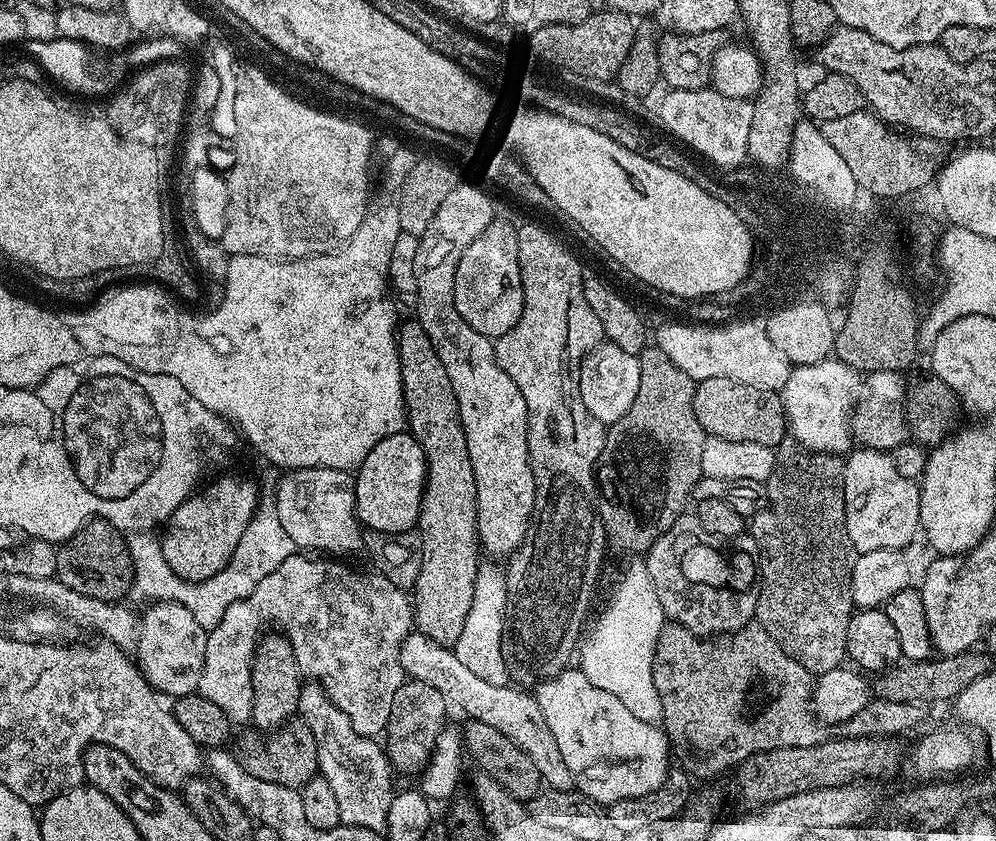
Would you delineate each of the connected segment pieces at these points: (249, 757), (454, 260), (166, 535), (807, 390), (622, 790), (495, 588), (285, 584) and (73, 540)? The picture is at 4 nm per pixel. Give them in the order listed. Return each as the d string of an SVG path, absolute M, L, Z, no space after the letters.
M293 719L267 734L249 731L241 734L240 741L234 747L235 758L246 774L254 774L254 778L262 778L262 782L274 782L293 790L303 789L305 784L317 779L320 770L318 746L314 746L314 734L310 734L310 726L303 720Z
M457 183L450 195L438 206L438 214L430 221L430 226L418 239L418 254L414 262L414 274L418 274L418 290L414 301L414 319L426 330L426 338L434 342L434 350L438 350L438 359L450 377L450 386L454 386L454 398L458 402L458 414L462 422L462 430L466 434L466 450L470 450L470 466L474 466L474 482L476 483L476 529L480 535L480 546L489 557L511 557L525 536L528 534L532 517L536 510L536 483L532 473L532 463L528 457L528 411L526 398L522 398L522 390L514 386L514 378L498 366L498 358L493 341L489 337L478 334L474 326L470 326L458 314L458 306L454 306L454 274L458 270L458 262L462 254L466 254L466 246L490 226L494 219L492 200L480 188L472 184Z
M220 476L205 492L197 491L183 500L168 517L160 536L162 554L170 570L192 584L218 574L230 562L238 542L242 542L257 503L257 481L243 480L240 476Z
M829 358L813 364L795 365L786 378L782 389L784 412L788 415L788 431L791 439L796 439L809 453L826 452L829 456L843 457L853 447L852 413L862 395L862 376L840 360Z
M569 666L557 676L543 681L535 689L534 695L542 710L542 718L546 718L546 726L550 726L550 734L554 734L554 742L558 742L562 762L566 762L566 770L570 770L580 795L587 796L595 804L607 806L626 798L650 794L667 780L670 741L663 727L634 718L634 714L630 714L630 710L626 710L626 706L622 706L614 694L598 690L598 686L594 686L579 667Z
M481 563L474 582L474 602L470 602L470 614L466 616L466 626L462 626L462 634L458 634L454 651L456 657L462 661L462 666L467 666L471 672L478 674L478 678L493 686L502 686L509 683L506 658L502 658L502 638L508 619L508 578L505 569L496 564L499 563Z
M297 554L286 558L286 562L282 562L282 566L278 566L278 570L274 570L274 574L266 574L266 578L262 578L262 582L258 582L258 586L254 586L254 590L249 596L244 600L231 604L222 614L218 626L214 626L208 632L204 673L200 679L198 692L199 695L210 698L210 702L214 702L214 706L219 706L222 714L226 714L226 718L232 721L233 725L244 726L249 723L252 714L252 688L249 680L250 661L256 655L257 645L260 644L262 637L265 635L266 631L264 631L264 628L268 628L272 623L276 623L281 628L279 631L292 644L294 658L301 673L307 679L309 676L310 679L324 684L320 685L323 691L329 699L333 700L340 707L342 714L346 714L346 718L350 718L350 726L354 726L354 730L358 730L358 734L376 738L379 737L379 732L381 735L387 729L388 719L390 718L390 706L394 706L394 694L398 694L398 690L406 679L404 667L400 661L400 651L402 650L402 642L414 628L414 604L405 589L394 586L394 582L390 582L385 576L379 575L372 570L369 570L369 572L355 572L354 569L347 568L344 564L347 563L337 562L332 558L313 558L308 554Z
M89 520L59 545L56 576L70 590L83 596L109 602L123 601L123 596L127 597L132 590L132 563L125 533L106 520Z

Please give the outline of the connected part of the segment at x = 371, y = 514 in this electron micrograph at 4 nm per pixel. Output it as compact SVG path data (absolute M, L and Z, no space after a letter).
M405 430L382 438L355 469L356 517L365 529L373 532L410 532L416 528L424 479L428 473L424 452L411 432Z

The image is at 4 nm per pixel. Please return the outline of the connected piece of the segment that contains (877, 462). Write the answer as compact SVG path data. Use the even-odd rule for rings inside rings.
M857 447L847 453L844 473L846 534L857 553L870 550L904 550L921 531L920 485L902 478L891 455L873 448Z

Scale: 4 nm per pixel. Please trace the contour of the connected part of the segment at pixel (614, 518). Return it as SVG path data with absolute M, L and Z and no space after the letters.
M655 346L645 348L640 353L639 358L640 377L638 378L638 394L634 397L634 403L630 405L630 410L626 410L626 414L622 414L622 418L618 418L618 422L614 422L607 429L604 438L604 449L594 471L596 473L596 483L600 499L600 517L604 523L607 543L611 547L613 544L620 552L640 552L640 554L644 554L647 553L648 548L659 536L663 536L665 532L673 531L677 527L678 521L676 519L683 514L684 507L690 504L690 497L694 486L704 476L704 471L702 470L702 446L706 437L702 426L698 426L698 418L694 418L694 390L696 389L697 381L692 380L686 374L682 374L682 370L678 370L678 366L674 366L674 362L670 362L670 358L666 358L666 354L662 354L662 350Z

